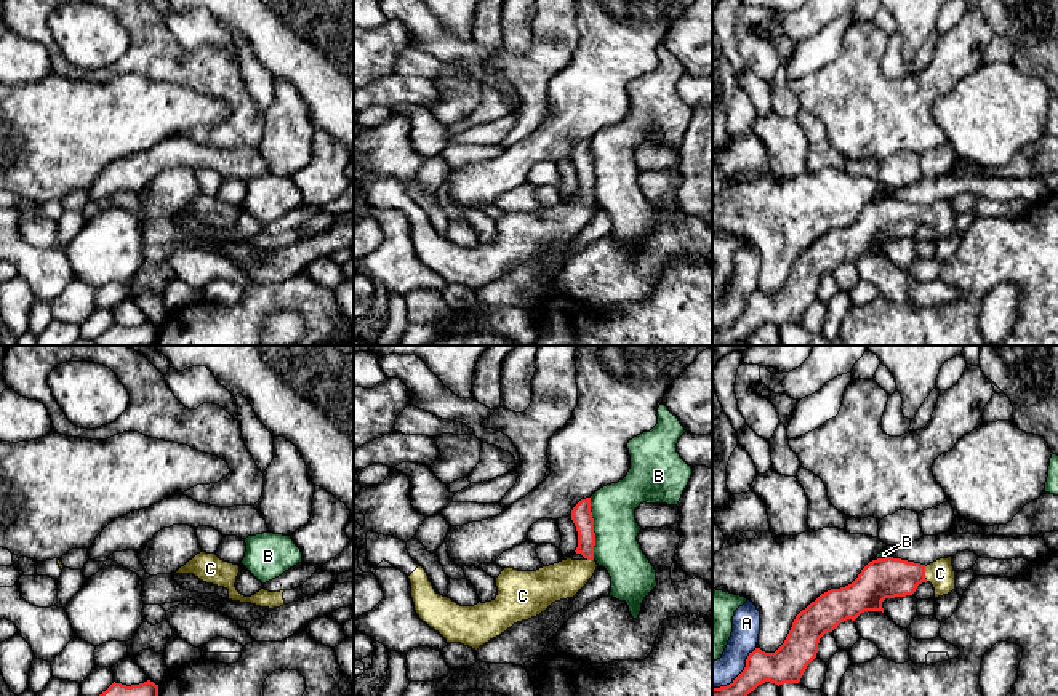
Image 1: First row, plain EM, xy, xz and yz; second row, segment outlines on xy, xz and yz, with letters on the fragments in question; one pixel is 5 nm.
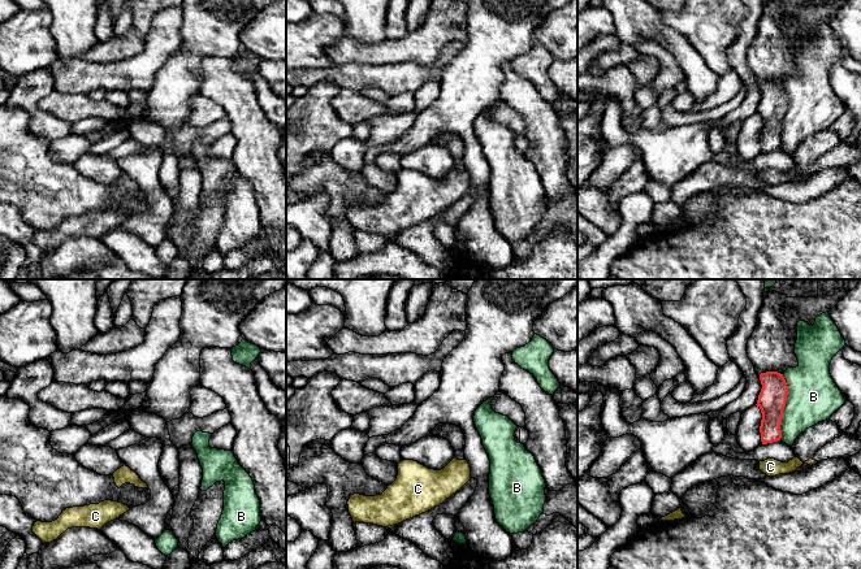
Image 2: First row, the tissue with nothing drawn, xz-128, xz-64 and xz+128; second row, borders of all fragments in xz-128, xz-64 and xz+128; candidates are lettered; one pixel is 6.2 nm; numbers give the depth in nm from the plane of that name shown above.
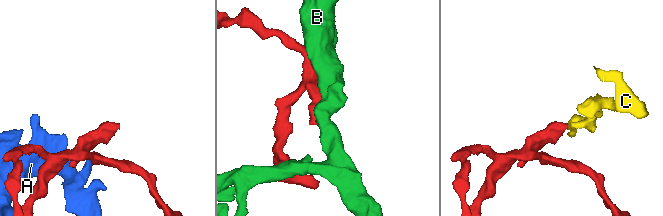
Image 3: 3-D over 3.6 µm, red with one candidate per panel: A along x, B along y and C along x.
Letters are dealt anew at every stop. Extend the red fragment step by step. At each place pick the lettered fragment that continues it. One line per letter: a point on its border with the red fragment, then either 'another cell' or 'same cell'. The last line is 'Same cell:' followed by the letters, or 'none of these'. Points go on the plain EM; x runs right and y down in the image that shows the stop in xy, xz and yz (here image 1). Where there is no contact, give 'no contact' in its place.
A: meets red in yz at (740, 316); another cell
B: meets red in xz at (593, 170); another cell
C: meets red in yz at (924, 216); same cell
Same cell: C

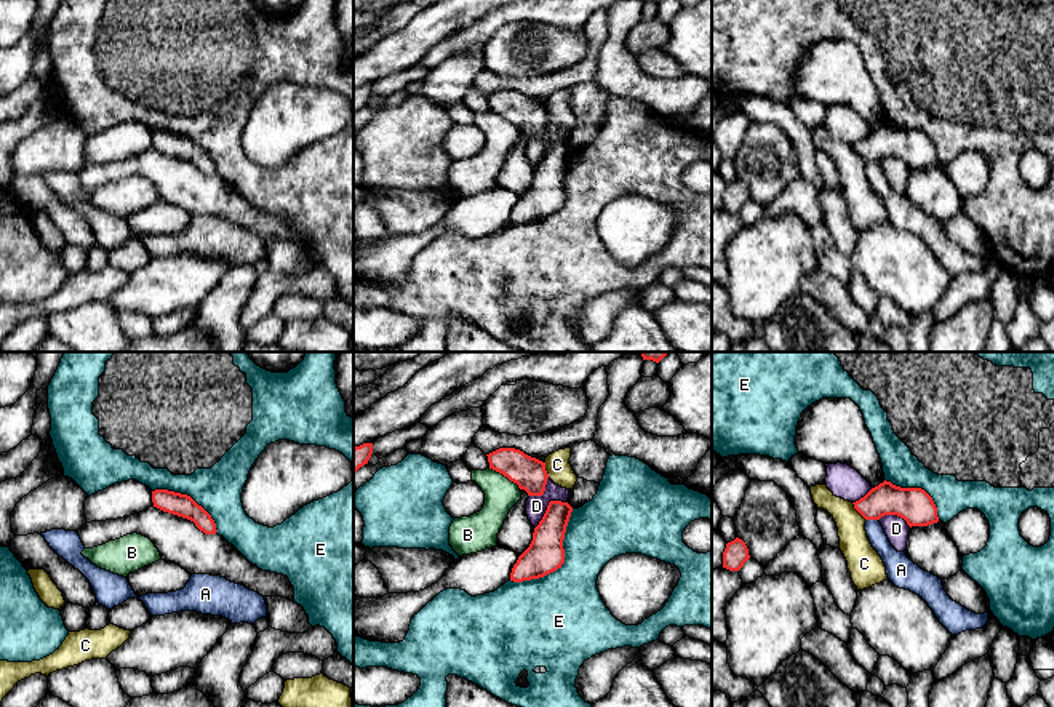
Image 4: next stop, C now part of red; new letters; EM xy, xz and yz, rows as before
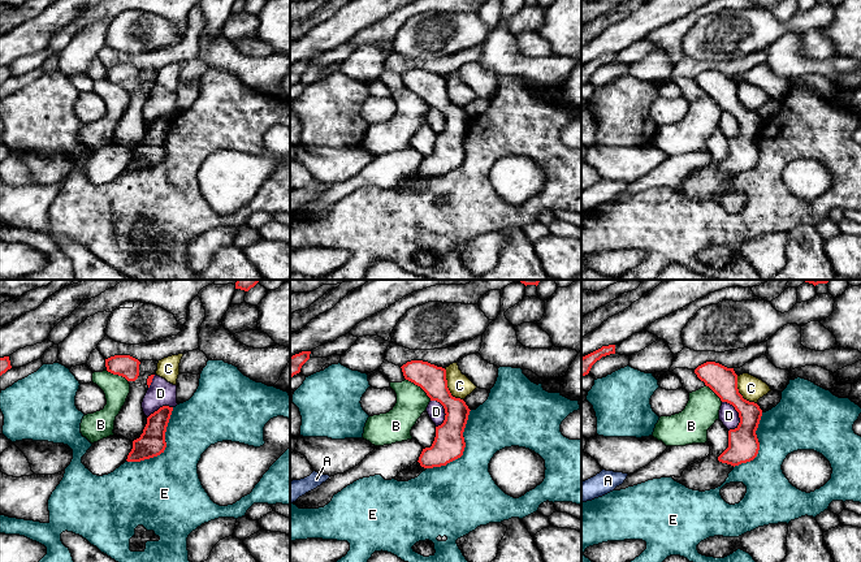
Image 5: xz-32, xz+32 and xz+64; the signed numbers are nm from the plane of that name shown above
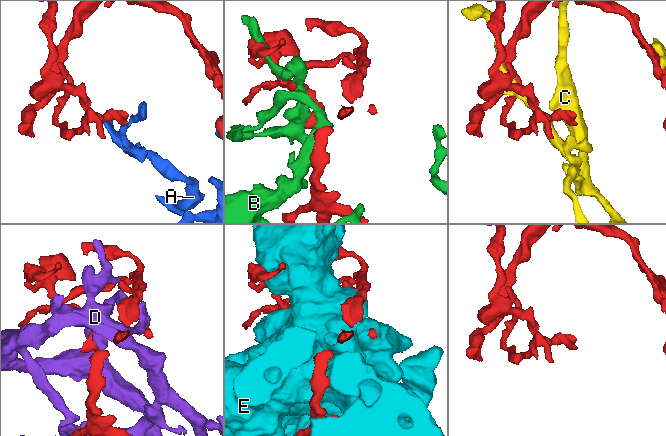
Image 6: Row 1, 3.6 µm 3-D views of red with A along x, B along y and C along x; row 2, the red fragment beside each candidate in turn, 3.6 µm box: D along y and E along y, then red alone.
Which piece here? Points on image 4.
A: meets red in yz at (872, 160); another cell
B: meets red in xz at (506, 117); another cell
C: meets red in yz at (858, 152); another cell
D: meets red in xz at (547, 149); another cell
E: meets red in xz at (563, 203); another cell
Same cell: none of these

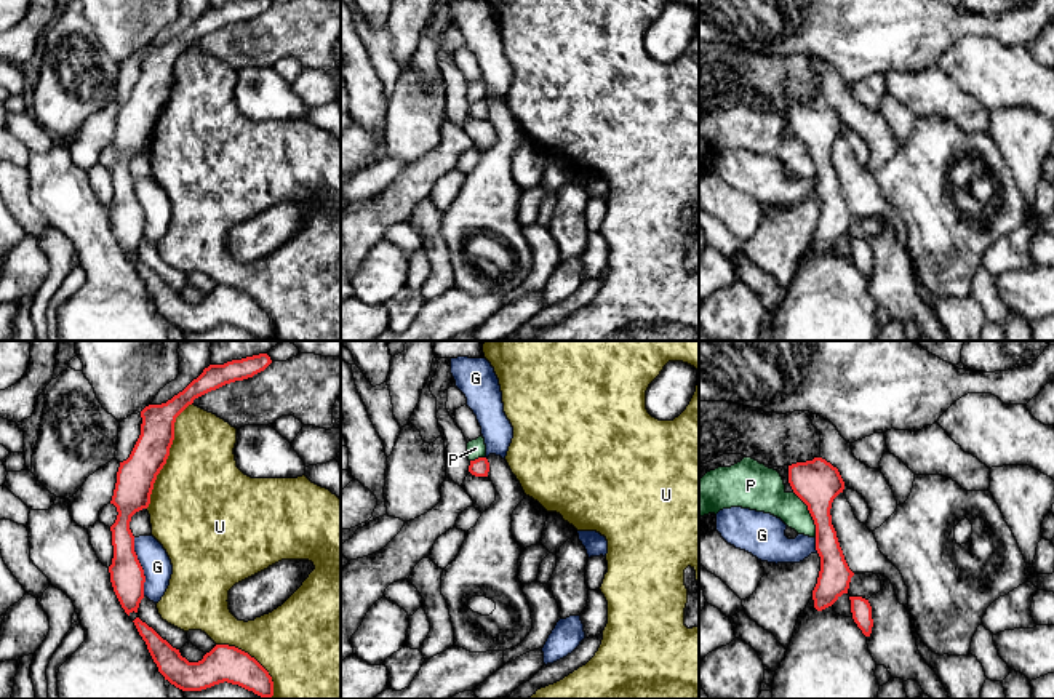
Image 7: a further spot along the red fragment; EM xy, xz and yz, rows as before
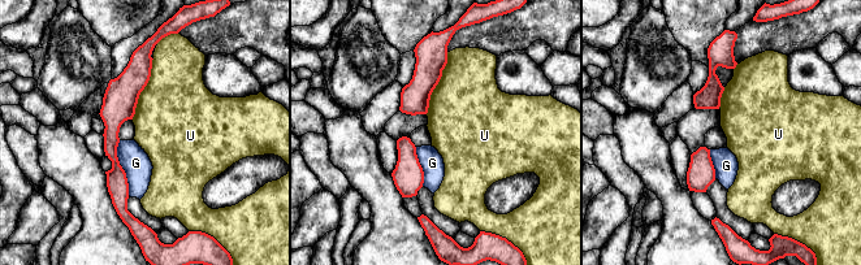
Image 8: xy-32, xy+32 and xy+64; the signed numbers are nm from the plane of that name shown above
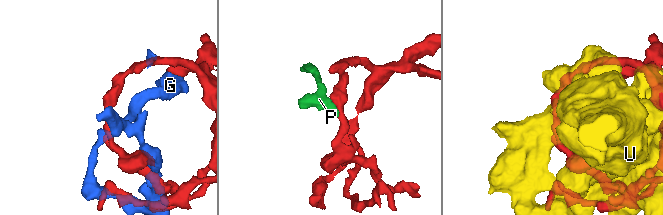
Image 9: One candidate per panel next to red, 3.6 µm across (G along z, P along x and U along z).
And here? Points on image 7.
G: meets red in xy at (141, 208); another cell
P: meets red in yz at (810, 154); another cell
U: meets red in xy at (168, 96); another cell
Same cell: none of these

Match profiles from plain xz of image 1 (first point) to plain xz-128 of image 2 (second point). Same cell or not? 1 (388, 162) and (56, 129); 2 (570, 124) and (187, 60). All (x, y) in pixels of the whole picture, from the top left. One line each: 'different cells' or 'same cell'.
1: same cell
2: same cell

